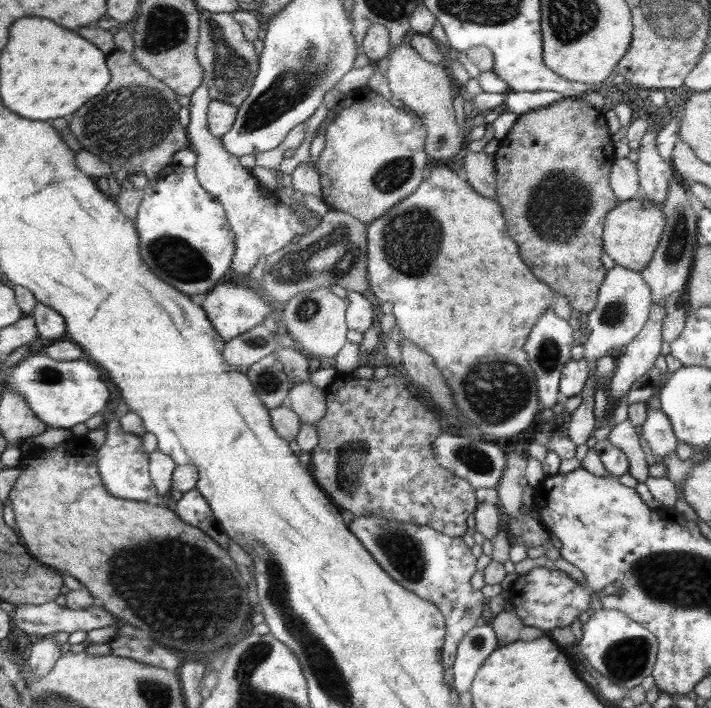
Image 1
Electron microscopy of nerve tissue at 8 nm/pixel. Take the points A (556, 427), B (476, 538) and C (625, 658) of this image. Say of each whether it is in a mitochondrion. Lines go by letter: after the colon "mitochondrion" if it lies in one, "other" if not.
A: other
B: other
C: mitochondrion

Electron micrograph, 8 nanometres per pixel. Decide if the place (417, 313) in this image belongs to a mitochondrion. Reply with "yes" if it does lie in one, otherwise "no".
no

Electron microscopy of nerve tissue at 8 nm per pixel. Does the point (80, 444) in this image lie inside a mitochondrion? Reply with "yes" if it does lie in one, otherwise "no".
no

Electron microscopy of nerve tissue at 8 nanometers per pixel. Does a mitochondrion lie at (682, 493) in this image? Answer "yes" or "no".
no

